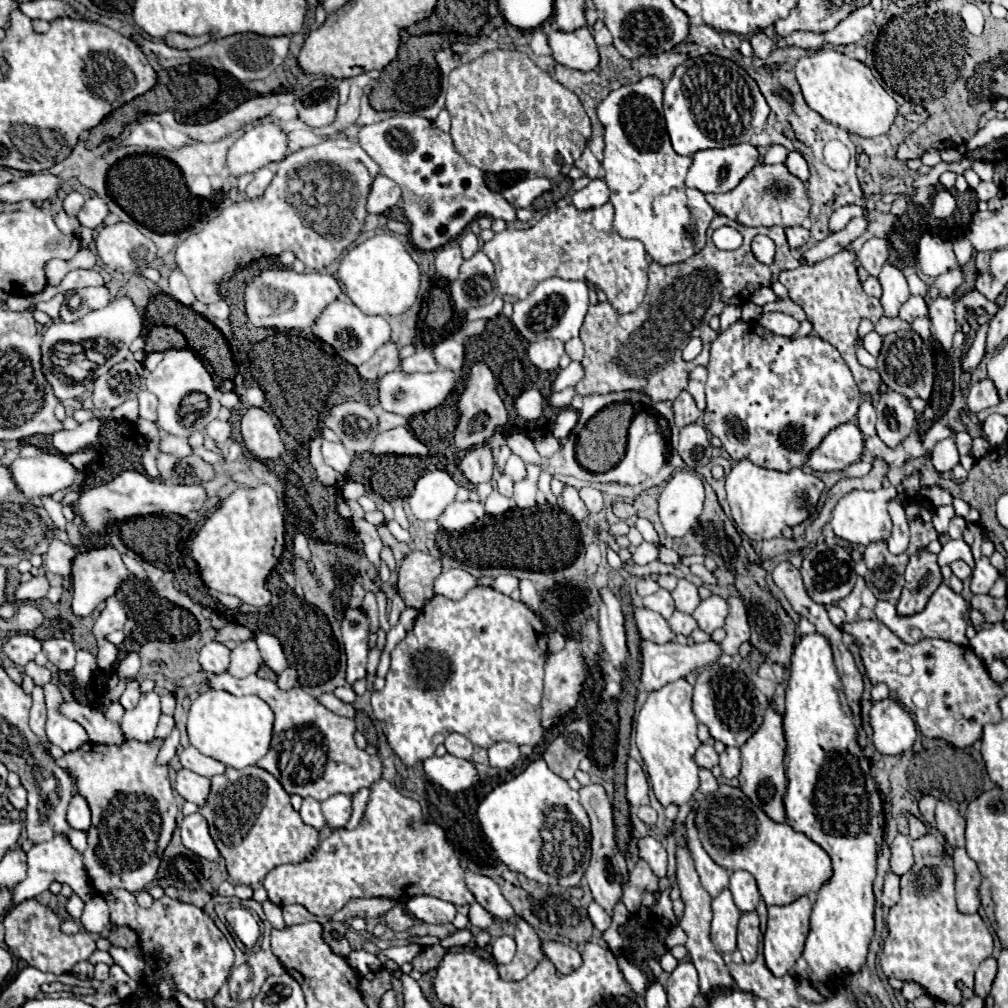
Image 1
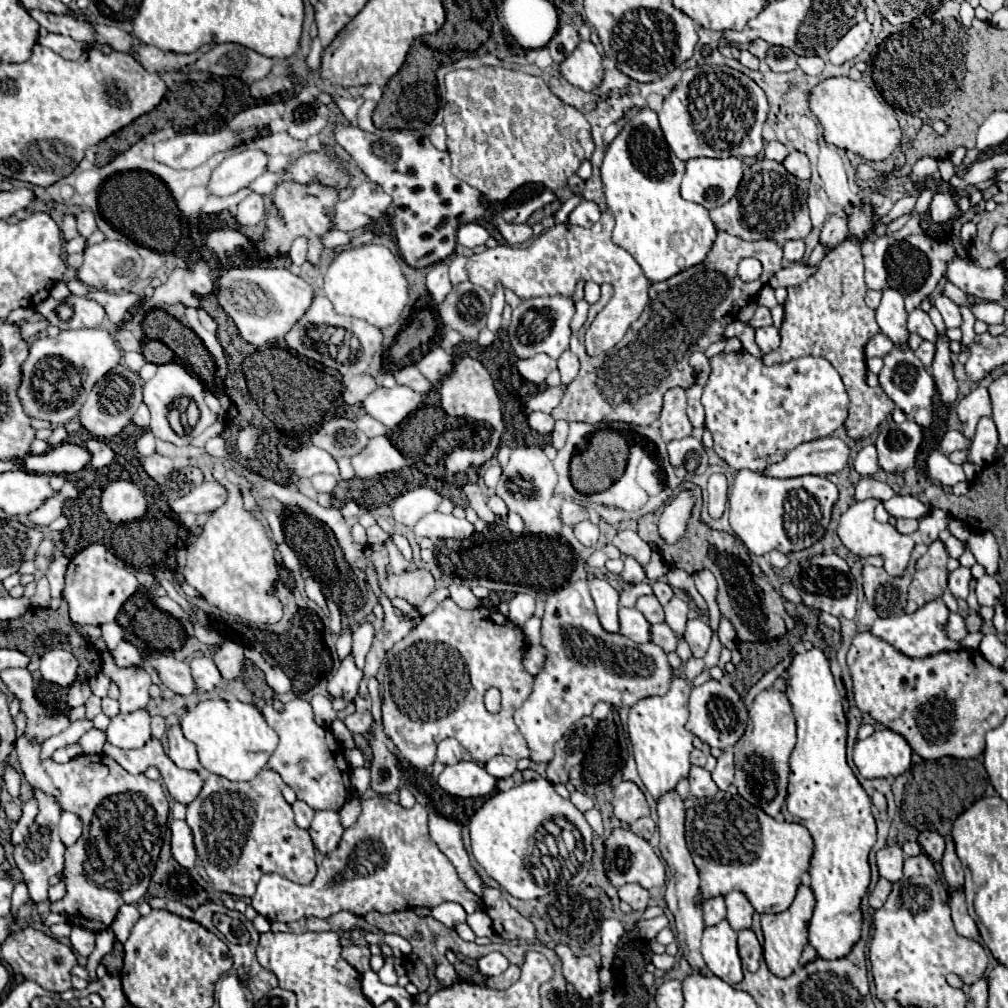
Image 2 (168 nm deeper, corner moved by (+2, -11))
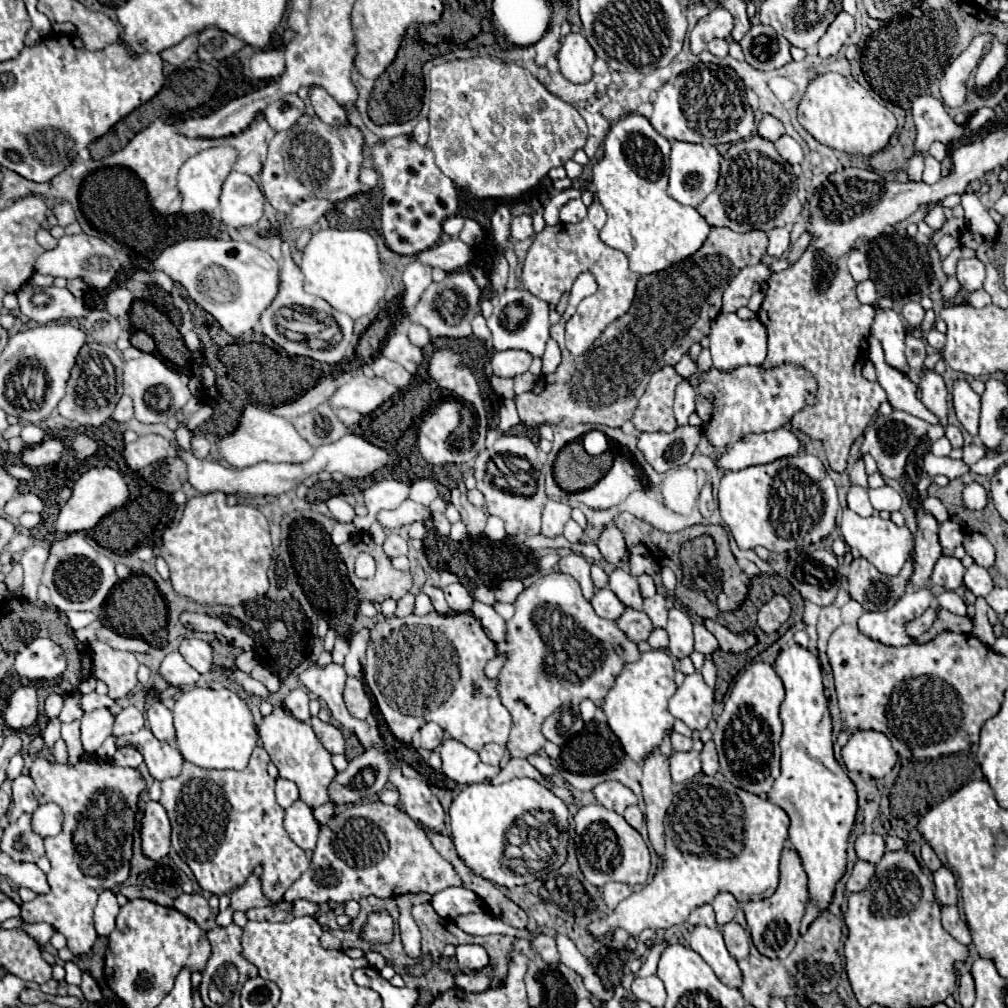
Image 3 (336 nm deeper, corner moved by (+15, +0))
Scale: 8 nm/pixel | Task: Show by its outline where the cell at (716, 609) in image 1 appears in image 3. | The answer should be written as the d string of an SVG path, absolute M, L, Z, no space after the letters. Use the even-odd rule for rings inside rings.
M669 610L669 624L667 624L667 634L669 634L669 652L675 658L685 658L693 652L693 624L687 612L683 610Z

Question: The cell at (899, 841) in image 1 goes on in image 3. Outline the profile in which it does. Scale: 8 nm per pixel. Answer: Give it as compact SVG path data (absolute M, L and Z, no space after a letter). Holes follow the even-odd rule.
M861 834L855 840L855 852L859 860L877 864L885 852L885 840L879 834Z

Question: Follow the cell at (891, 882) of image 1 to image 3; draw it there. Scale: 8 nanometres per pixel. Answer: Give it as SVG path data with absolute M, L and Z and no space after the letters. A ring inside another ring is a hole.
M857 860L855 866L853 866L853 872L851 872L851 876L849 876L847 884L845 884L845 888L849 892L861 892L861 890L865 890L865 886L869 884L873 872L875 872L875 866L873 864L863 862L863 860Z

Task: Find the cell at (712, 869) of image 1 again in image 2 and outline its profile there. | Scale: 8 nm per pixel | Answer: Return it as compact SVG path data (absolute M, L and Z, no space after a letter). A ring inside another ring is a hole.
M718 895L714 899L706 899L702 909L704 909L704 923L706 925L716 925L718 921L722 921L726 917L726 905L724 905L722 895Z

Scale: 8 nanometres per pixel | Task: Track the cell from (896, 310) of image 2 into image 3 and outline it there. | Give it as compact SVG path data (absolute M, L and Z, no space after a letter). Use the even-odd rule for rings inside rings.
M875 306L875 322L871 326L871 336L875 336L885 352L885 362L899 372L909 376L909 364L905 360L905 326L897 312L879 310Z

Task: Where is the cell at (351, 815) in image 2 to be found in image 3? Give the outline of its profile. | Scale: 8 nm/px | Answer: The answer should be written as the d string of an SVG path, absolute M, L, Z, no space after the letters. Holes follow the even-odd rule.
M323 804L323 806L317 806L313 808L313 816L319 824L327 824L327 820L333 816L333 804Z

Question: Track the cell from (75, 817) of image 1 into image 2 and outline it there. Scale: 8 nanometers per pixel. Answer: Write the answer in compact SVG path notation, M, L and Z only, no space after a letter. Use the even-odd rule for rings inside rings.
M64 811L60 817L60 839L66 847L74 845L82 835L82 821L78 819L78 815Z

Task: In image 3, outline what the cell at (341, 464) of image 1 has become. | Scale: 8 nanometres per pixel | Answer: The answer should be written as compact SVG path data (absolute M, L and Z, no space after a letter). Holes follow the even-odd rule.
M253 404L245 406L235 432L219 438L217 450L221 458L233 468L247 468L257 462L307 462L315 452L315 448L297 434L289 420L255 408Z

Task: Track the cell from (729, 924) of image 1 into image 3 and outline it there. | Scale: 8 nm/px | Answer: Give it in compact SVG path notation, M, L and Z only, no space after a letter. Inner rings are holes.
M695 926L689 938L689 946L711 966L711 970L723 984L731 988L741 988L743 974L737 962L729 956L719 930L711 930L707 926Z

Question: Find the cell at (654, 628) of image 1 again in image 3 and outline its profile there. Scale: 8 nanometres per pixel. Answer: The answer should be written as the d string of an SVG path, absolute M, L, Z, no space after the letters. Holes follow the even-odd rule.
M609 588L597 590L593 594L591 606L601 618L607 618L607 620L617 620L621 616L621 612L625 610L625 606L619 602L619 598Z

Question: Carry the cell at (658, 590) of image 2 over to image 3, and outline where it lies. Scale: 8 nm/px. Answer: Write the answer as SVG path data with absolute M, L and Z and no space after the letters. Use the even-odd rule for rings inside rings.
M641 574L637 580L639 580L639 588L641 588L643 598L649 598L649 596L655 594L655 582L649 574Z

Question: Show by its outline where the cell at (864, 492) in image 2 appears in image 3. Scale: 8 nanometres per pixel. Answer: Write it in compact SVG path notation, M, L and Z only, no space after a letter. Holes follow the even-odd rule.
M851 486L849 494L847 494L847 502L849 502L849 508L853 512L857 512L859 516L871 516L873 514L873 506L867 498L865 488L861 488L861 486Z

